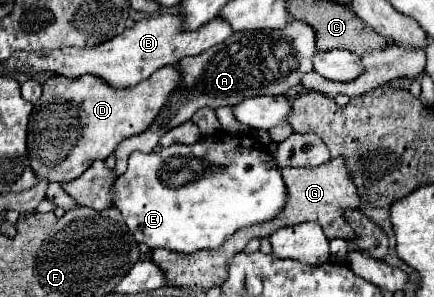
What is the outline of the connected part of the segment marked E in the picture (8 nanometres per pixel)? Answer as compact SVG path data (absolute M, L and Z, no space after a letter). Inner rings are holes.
M214 133L214 135L208 135L208 137L202 137L196 145L180 145L180 143L174 143L170 147L164 147L160 149L158 153L132 153L130 159L128 159L128 169L124 175L120 175L114 183L114 205L120 209L130 233L134 235L134 239L138 243L146 243L150 249L156 249L156 247L166 247L166 249L172 249L172 251L178 251L178 253L194 253L194 251L202 251L202 249L218 249L222 247L222 243L234 235L236 231L244 229L244 227L250 227L250 225L256 225L256 223L266 223L266 221L272 221L274 217L278 217L282 213L282 209L286 207L286 199L288 199L288 189L282 181L282 175L280 175L280 169L276 165L272 165L272 153L254 141L254 137L250 135L228 135L224 137L226 133Z

